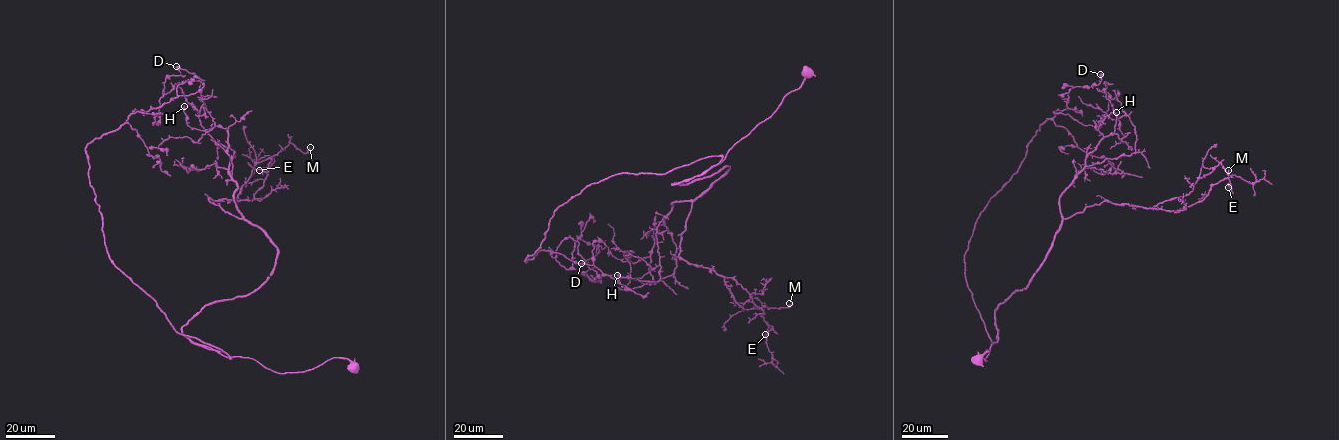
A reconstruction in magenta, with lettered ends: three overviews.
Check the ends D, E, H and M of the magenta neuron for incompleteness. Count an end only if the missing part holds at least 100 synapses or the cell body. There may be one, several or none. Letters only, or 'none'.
none

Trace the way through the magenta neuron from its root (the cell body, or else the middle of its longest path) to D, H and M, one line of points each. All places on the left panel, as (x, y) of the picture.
D: (353, 368), (278, 373), (223, 356), (177, 332), (110, 259), (86, 148), (176, 98), (195, 75), (176, 66)
H: (353, 368), (278, 373), (182, 332), (261, 286), (277, 251), (235, 202), (227, 129), (191, 128), (184, 106)
M: (353, 368), (278, 373), (182, 330), (276, 258), (209, 199), (310, 147)

